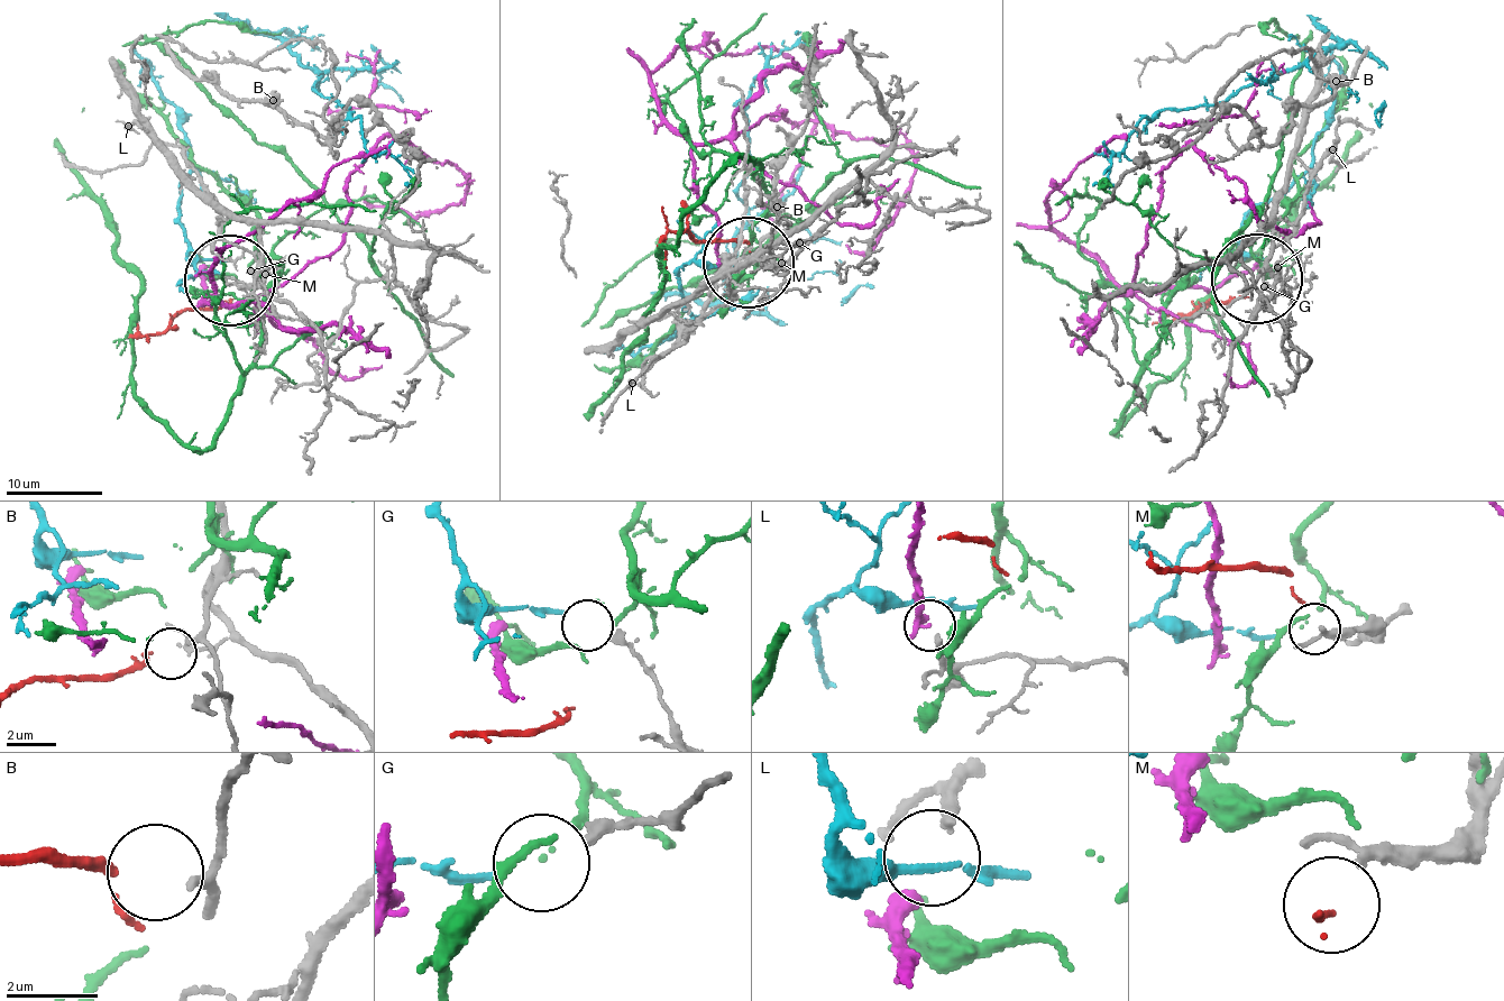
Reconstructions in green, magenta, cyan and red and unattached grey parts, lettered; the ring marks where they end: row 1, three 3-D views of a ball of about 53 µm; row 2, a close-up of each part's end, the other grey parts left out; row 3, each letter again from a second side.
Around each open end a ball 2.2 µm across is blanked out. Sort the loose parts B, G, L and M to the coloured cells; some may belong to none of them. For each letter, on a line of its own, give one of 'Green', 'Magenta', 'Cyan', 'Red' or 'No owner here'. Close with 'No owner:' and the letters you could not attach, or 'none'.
B: Red
G: Cyan
L: Magenta
M: No owner here
No owner: M

